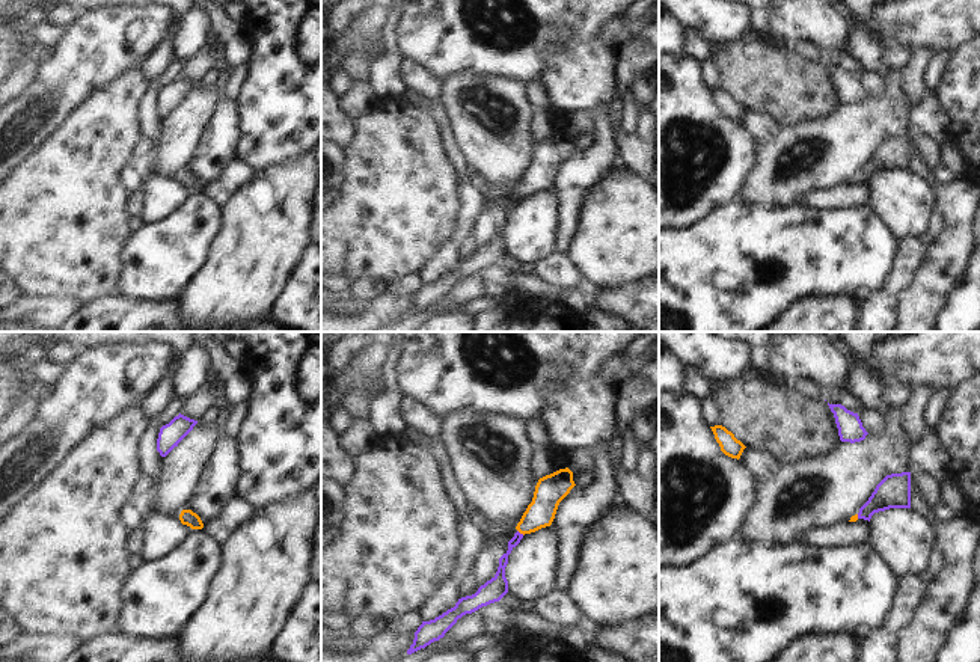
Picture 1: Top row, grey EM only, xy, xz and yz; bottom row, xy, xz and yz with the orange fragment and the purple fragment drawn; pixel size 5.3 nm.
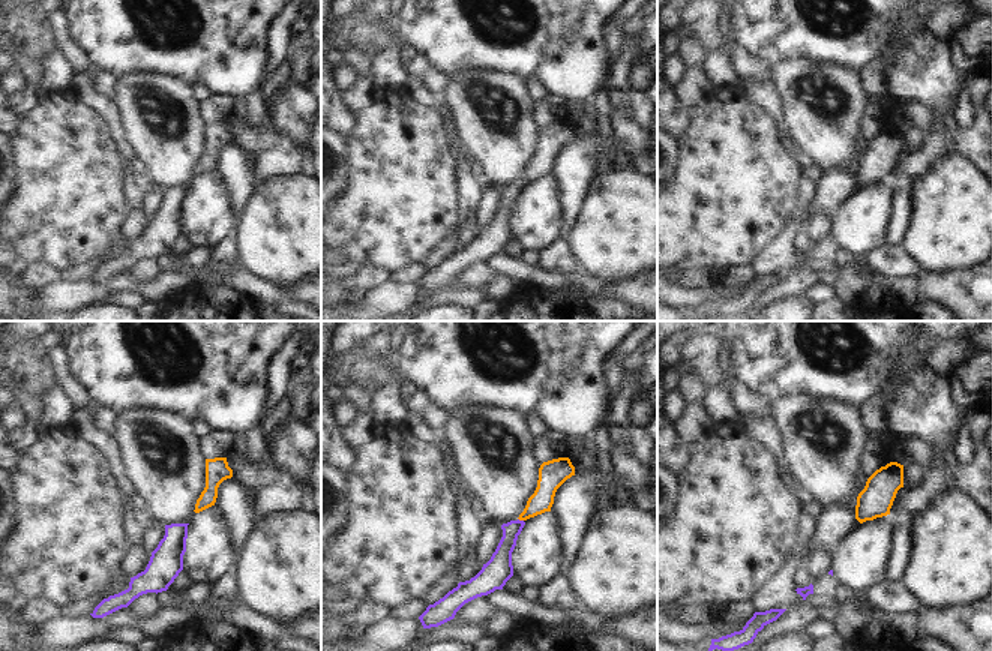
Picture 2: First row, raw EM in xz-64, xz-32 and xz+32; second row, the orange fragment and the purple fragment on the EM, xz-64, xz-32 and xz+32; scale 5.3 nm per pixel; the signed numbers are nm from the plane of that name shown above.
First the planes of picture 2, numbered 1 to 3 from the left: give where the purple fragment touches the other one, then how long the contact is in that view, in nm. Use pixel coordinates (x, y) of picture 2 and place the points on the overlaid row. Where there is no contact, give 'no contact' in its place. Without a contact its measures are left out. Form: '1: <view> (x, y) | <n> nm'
1: no contact
2: xz-32 (521, 519) | 40 nm
3: no contact

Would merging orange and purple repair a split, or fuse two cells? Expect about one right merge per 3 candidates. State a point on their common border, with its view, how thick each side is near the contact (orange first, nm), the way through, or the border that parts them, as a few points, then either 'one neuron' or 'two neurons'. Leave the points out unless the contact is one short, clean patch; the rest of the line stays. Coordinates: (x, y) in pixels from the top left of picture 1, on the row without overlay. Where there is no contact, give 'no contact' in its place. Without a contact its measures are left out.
meets orange in xz at (520, 195); 160 nm thick on the orange side, 50 nm on the other; runs through xz (540, 175), (520, 195), (504, 222); one neuron

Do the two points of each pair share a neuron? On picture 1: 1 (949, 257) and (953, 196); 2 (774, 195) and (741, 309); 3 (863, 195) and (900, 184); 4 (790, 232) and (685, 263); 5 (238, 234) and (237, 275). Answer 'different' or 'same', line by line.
1: same
2: different
3: different
4: same
5: same

